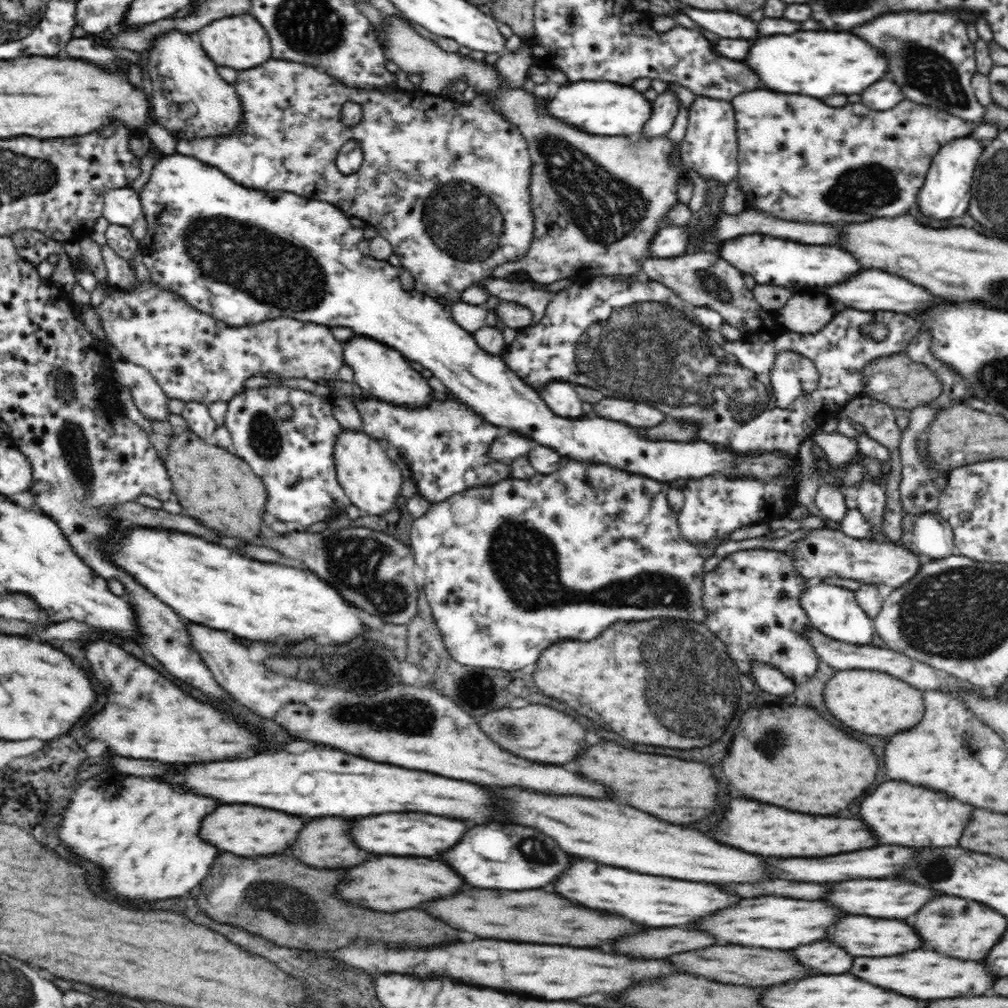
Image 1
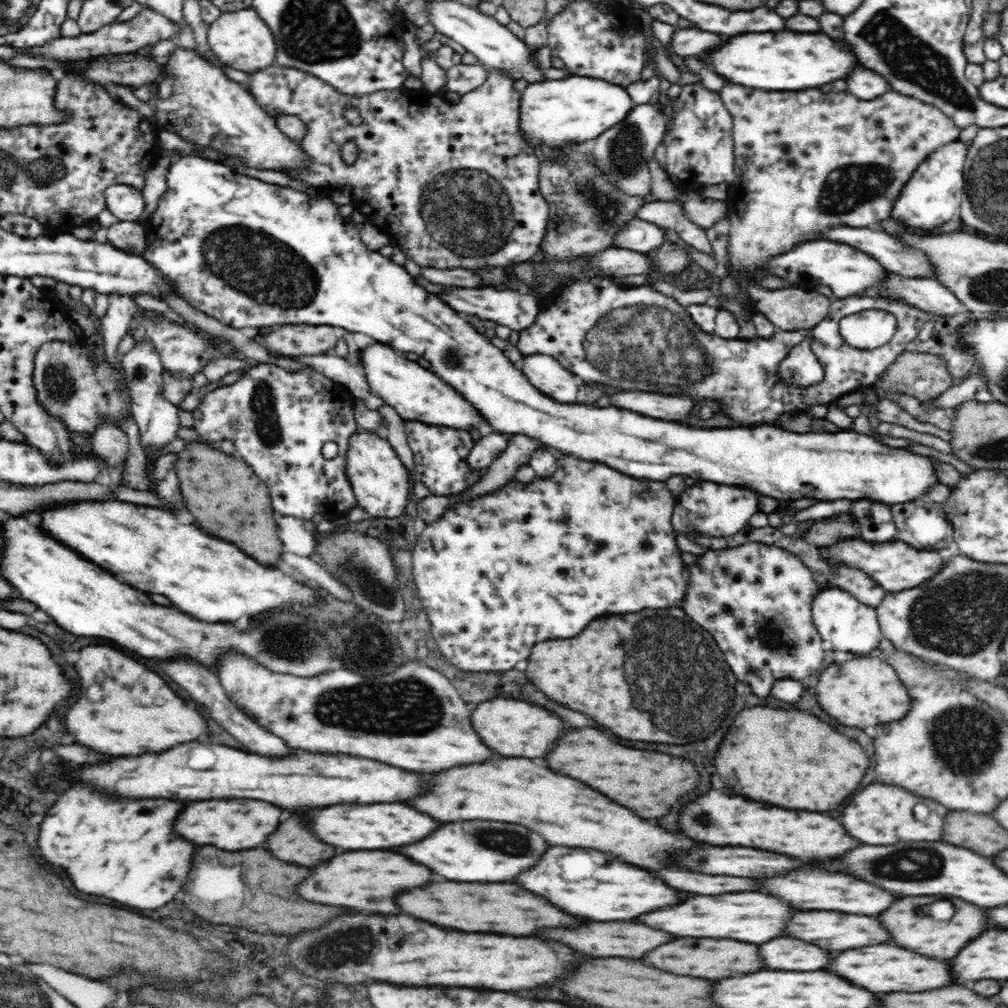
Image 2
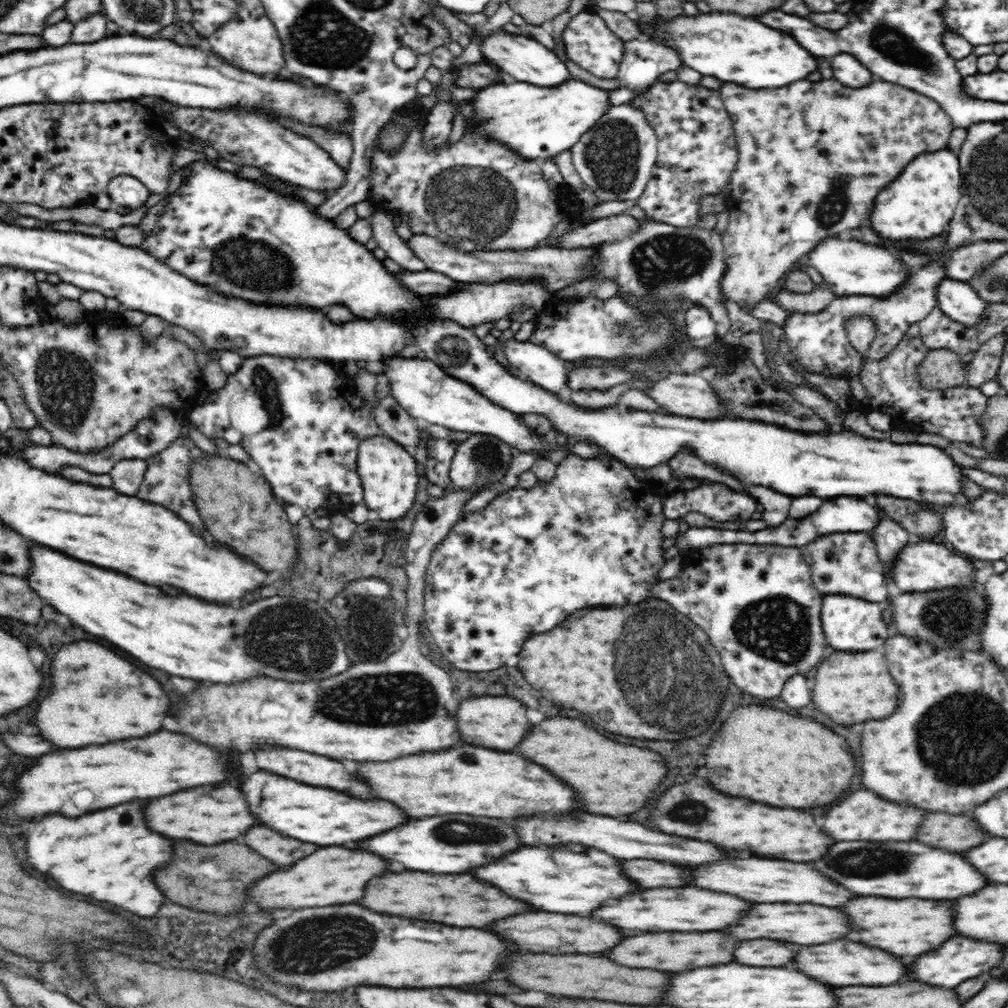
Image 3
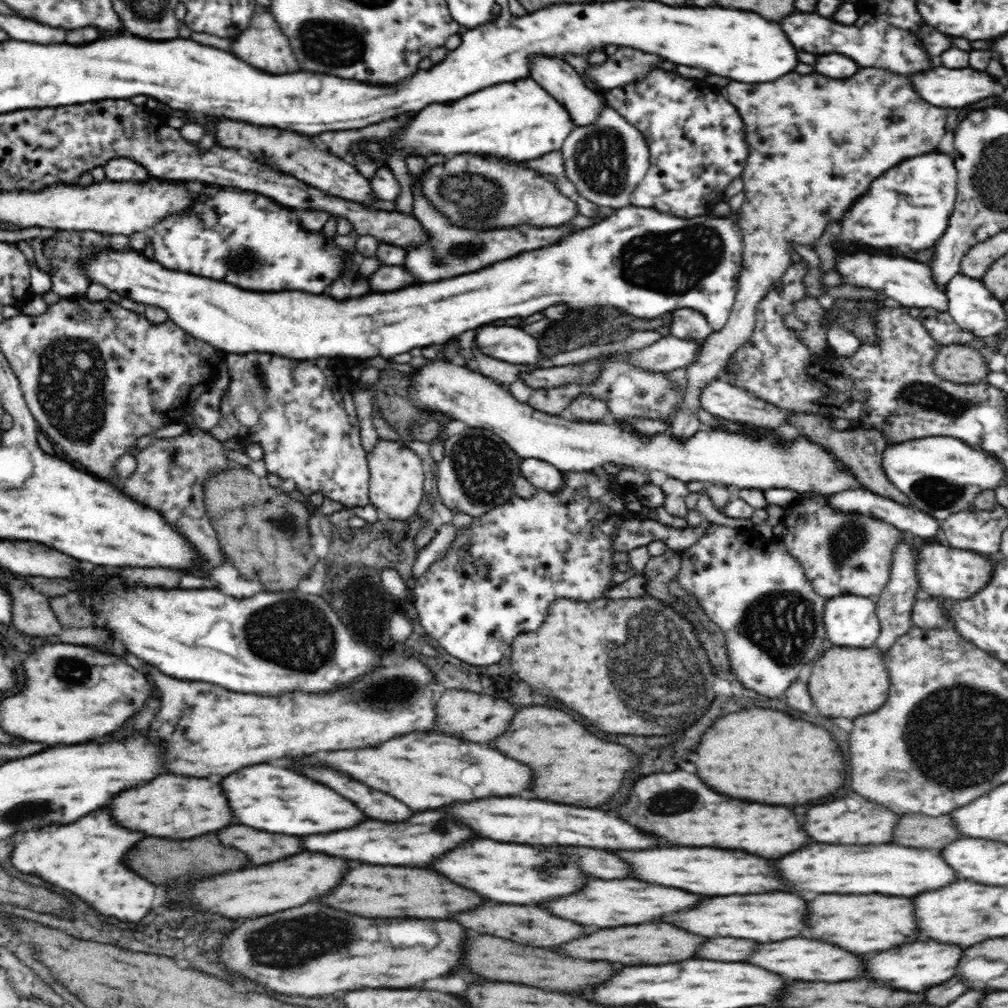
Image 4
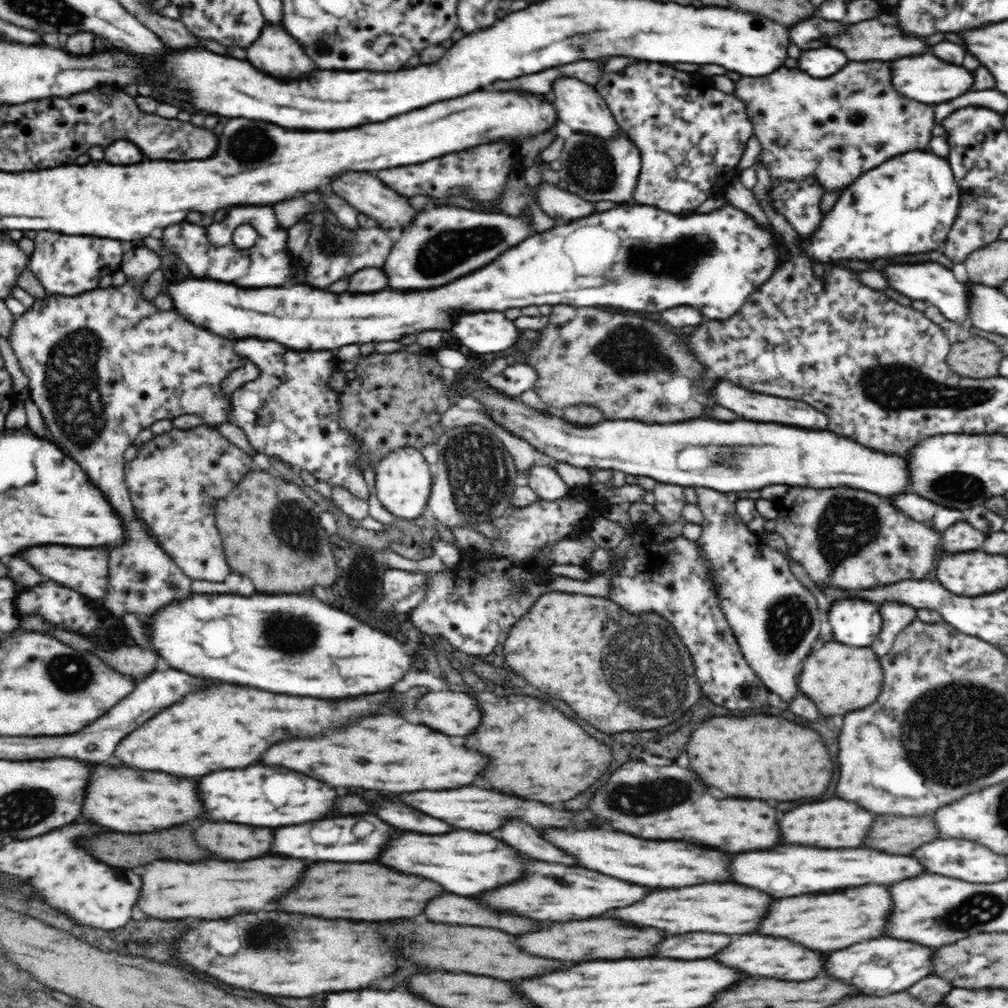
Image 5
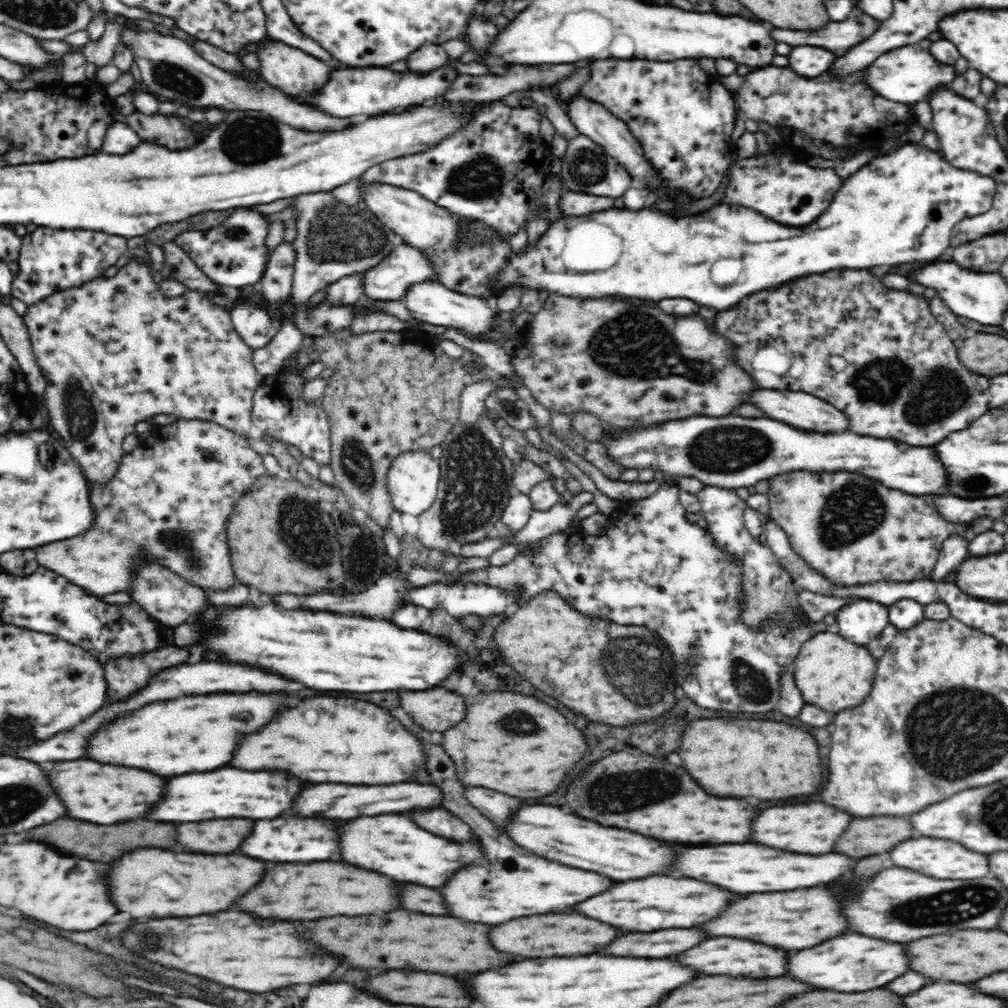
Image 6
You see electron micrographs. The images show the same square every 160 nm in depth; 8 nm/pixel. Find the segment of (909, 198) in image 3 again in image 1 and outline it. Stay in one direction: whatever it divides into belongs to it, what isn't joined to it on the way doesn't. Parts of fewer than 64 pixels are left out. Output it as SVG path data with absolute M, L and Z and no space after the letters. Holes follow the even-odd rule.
M972 136L954 139L944 144L929 163L924 183L921 184L921 188L916 194L922 214L932 216L936 220L956 218L956 216L966 214L970 198L972 198L970 182L973 182L973 170L980 158L980 150L984 150L984 146L978 140L974 140Z

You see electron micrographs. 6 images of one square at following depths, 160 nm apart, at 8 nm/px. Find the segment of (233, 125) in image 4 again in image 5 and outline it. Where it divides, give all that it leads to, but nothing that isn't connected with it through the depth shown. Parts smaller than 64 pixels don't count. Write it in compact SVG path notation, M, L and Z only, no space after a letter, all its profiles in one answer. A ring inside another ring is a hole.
M348 172L342 174L338 180L334 180L328 186L330 192L339 194L357 212L362 212L370 218L371 222L380 224L384 230L388 228L409 228L414 221L416 210L410 206L410 202L396 190L382 182L377 176L370 176L369 172Z

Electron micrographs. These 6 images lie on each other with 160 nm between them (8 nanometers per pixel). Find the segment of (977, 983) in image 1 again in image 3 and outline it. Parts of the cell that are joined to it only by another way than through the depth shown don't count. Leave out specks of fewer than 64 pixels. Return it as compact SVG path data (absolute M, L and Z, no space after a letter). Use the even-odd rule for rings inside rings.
M848 940L802 946L796 958L796 966L800 972L832 986L890 986L892 982L904 980L900 978L900 958L892 958L890 954L884 954L884 950L868 950L868 946L860 946Z

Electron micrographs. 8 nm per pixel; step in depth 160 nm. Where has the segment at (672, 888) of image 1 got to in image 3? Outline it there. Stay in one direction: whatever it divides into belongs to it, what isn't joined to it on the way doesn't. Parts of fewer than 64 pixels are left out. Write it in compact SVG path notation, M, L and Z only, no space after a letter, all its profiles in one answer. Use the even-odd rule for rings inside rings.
M588 846L522 848L486 868L478 868L476 878L498 886L508 896L528 902L534 908L576 916L584 916L584 910L592 910L596 902L604 902L604 898L624 894L624 890L632 890L632 886L636 886L622 874L620 860L600 854L600 850L588 850Z

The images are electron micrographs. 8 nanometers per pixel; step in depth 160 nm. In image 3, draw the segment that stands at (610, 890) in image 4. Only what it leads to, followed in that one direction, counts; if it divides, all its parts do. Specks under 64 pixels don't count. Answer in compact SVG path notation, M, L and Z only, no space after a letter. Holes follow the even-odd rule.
M690 886L688 888L652 888L640 894L628 896L616 902L614 906L602 906L592 914L592 918L608 922L618 928L628 928L628 930L700 930L700 932L708 932L708 930L716 930L716 926L724 926L724 922L728 922L728 918L732 918L732 914L736 914L740 906L744 906L744 900L732 898L732 894L712 894L712 890L692 890Z

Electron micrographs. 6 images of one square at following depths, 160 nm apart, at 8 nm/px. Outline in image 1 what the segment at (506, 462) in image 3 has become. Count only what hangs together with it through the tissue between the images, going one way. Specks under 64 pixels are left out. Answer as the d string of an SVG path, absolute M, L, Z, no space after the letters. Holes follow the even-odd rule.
M503 431L498 438L494 438L489 444L485 456L491 460L511 462L518 457L524 457L534 446L532 440L522 435L522 433Z

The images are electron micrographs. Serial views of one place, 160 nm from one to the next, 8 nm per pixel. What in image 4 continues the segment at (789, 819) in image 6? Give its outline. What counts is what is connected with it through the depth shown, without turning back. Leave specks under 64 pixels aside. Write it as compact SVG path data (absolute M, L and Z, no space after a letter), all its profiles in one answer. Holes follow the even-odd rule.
M852 794L852 808L846 800L834 800L830 804L810 808L804 830L812 840L824 844L884 844L888 842L888 830L892 830L892 822L896 822L896 818L900 816L892 814L892 810L884 810L884 806L864 802L864 798Z

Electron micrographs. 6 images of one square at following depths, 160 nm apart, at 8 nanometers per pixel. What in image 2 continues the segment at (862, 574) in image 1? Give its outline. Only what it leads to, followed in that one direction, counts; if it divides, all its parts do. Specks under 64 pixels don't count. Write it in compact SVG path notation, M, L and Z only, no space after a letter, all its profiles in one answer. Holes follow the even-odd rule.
M848 537L838 539L834 544L827 547L818 547L822 559L827 564L827 560L832 557L834 561L842 561L842 563L848 563L848 565L854 565L854 567L860 567L866 571L872 579L875 579L877 583L888 593L895 593L902 589L908 590L924 584L926 581L931 580L936 574L940 574L940 570L944 568L944 560L940 557L938 550L920 550L918 547L912 546L910 543L902 541L890 541L887 543L868 542L860 537Z

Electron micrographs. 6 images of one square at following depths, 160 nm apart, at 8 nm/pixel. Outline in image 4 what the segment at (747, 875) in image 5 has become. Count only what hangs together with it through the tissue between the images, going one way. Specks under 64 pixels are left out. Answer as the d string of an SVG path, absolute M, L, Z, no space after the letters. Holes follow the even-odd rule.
M810 844L808 848L798 850L794 854L784 856L782 860L778 860L776 868L790 882L792 892L798 892L798 894L808 890L808 892L818 892L818 894L872 894L872 892L876 892L876 894L908 896L908 894L916 894L916 890L928 890L928 886L944 886L944 882L956 882L956 874L952 874L952 870L948 870L948 866L944 866L944 862L940 862L940 858L936 858L934 852L930 852L930 850L916 850L916 848L904 848L904 846L896 846L896 844L878 844L878 846L820 846L820 844ZM868 848L874 848L874 856L868 852Z

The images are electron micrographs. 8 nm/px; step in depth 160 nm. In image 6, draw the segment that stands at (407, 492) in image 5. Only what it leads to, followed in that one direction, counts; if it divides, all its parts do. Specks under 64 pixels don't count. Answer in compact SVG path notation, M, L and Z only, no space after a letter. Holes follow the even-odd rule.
M429 450L408 451L396 457L387 472L387 487L395 510L399 513L412 514L412 516L426 512L437 498L440 475L439 459L434 459Z

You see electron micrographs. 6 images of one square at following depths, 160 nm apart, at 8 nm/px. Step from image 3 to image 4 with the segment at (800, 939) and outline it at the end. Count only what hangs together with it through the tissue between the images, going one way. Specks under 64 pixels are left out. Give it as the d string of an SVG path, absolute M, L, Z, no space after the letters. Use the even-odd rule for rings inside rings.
M784 892L752 894L752 896L750 894L748 896L708 896L694 910L666 916L666 922L706 938L732 936L732 938L748 938L758 942L772 942L772 938L800 936L800 906L804 906L804 900L798 894L784 894Z

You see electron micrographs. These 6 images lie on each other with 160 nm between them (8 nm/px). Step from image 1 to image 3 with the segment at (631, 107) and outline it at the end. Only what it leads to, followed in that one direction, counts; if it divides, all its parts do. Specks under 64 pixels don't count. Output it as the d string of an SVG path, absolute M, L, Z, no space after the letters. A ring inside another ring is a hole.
M572 78L553 87L529 82L495 84L478 92L476 100L476 131L514 150L524 160L553 159L570 150L580 136L596 123L610 107L608 91Z

